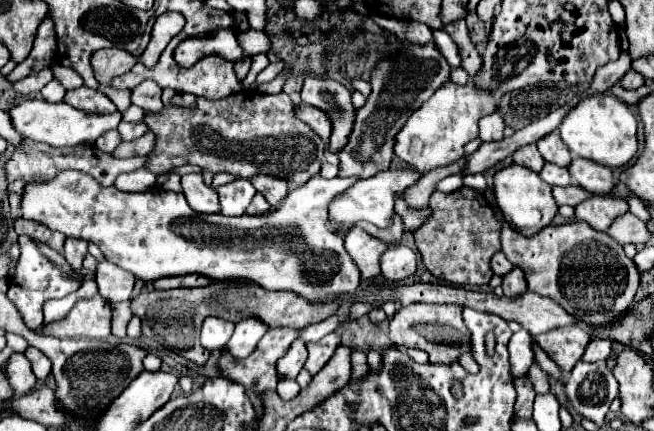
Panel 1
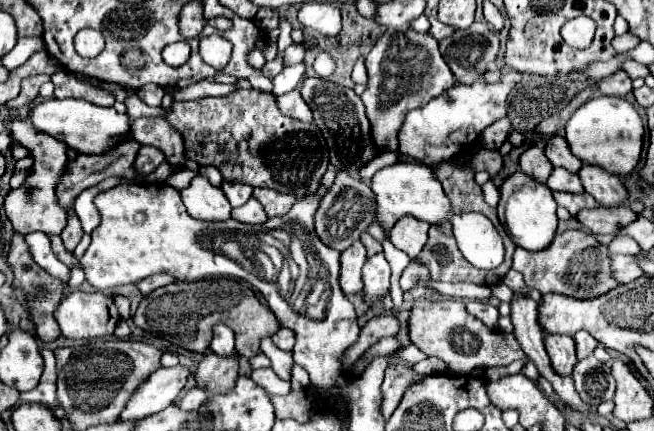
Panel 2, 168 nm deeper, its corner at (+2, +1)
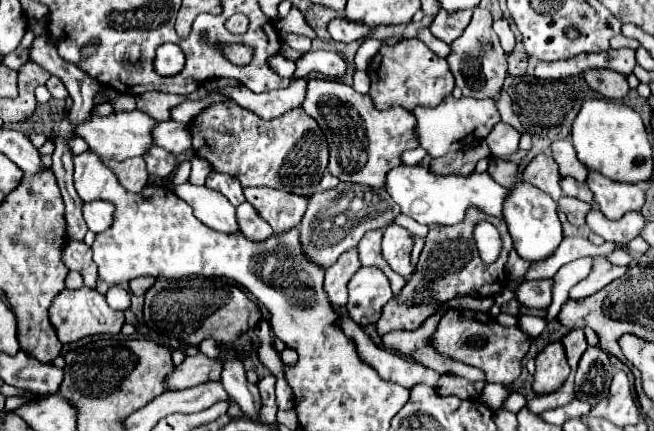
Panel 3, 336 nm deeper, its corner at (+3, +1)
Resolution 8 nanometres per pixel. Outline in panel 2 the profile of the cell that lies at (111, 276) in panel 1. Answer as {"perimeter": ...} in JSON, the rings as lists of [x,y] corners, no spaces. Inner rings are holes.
{"perimeter":[[[91,186],[91,188],[83,190],[83,194],[79,194],[73,204],[73,210],[79,216],[85,234],[91,234],[91,230],[99,224],[99,212],[93,206],[93,198],[97,194],[101,194],[101,190],[97,190],[97,186]]]}

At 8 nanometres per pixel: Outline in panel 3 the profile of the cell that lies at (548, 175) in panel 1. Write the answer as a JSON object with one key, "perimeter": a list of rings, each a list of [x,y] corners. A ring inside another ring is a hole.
{"perimeter":[[[562,178],[560,186],[562,186],[562,192],[564,192],[566,196],[572,196],[572,198],[578,198],[578,200],[582,200],[582,202],[594,204],[592,192],[590,192],[588,184],[578,182],[578,180],[572,180],[572,178]]]}

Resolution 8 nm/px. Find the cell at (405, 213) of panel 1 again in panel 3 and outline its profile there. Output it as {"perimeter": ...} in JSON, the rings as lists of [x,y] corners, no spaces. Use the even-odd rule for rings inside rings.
{"perimeter":[[[388,226],[384,230],[384,240],[382,240],[382,256],[390,264],[390,268],[408,278],[412,274],[412,264],[410,264],[410,252],[412,252],[412,238],[410,232],[402,226]]]}

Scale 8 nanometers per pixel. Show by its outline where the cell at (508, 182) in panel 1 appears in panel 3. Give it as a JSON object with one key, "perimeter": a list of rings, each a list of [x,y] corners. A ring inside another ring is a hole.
{"perimeter":[[[522,182],[514,190],[510,190],[506,204],[504,204],[504,220],[514,240],[514,250],[526,262],[538,262],[538,260],[550,258],[560,246],[562,226],[560,226],[556,210],[558,210],[556,202],[546,192],[540,192],[528,182]]]}

